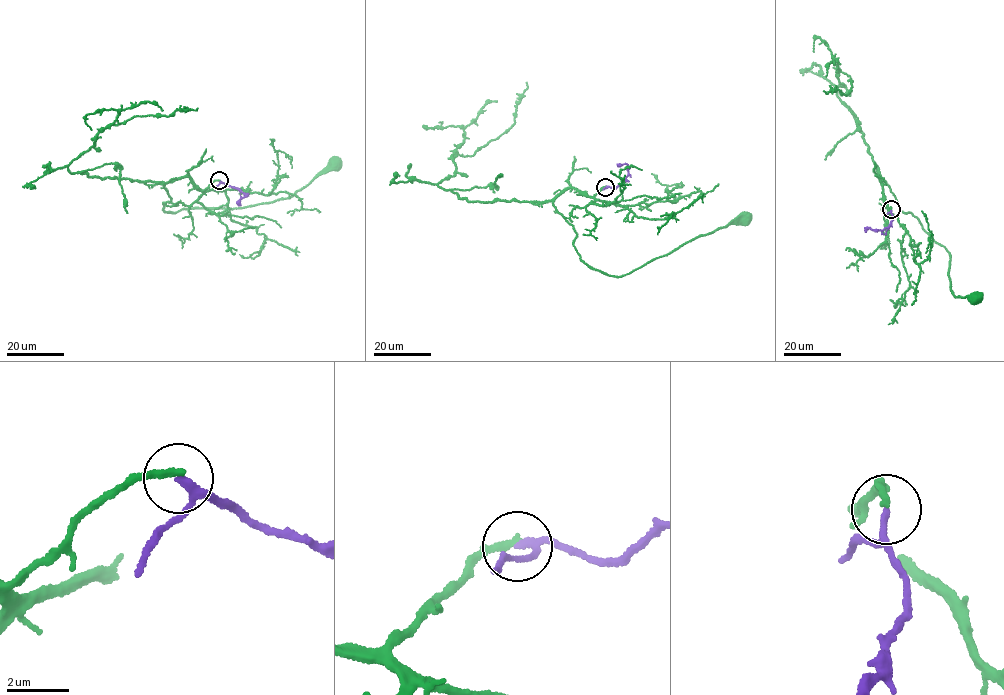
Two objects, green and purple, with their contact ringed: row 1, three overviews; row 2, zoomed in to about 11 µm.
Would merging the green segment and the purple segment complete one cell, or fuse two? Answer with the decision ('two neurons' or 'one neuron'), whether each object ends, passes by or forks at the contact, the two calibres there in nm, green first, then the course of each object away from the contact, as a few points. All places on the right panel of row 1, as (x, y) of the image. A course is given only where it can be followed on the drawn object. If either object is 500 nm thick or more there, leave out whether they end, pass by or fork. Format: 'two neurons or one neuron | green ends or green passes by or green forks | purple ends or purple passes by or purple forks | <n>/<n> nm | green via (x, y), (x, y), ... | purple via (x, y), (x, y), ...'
two neurons | green ends | purple passes by | 240/170 nm | green via (891, 209), (879, 179), (894, 195), (898, 208), (914, 215), (951, 255), (948, 274), (955, 297), (976, 296) | purple via (891, 209), (893, 219), (888, 226), (883, 230), (869, 227), (865, 232)

